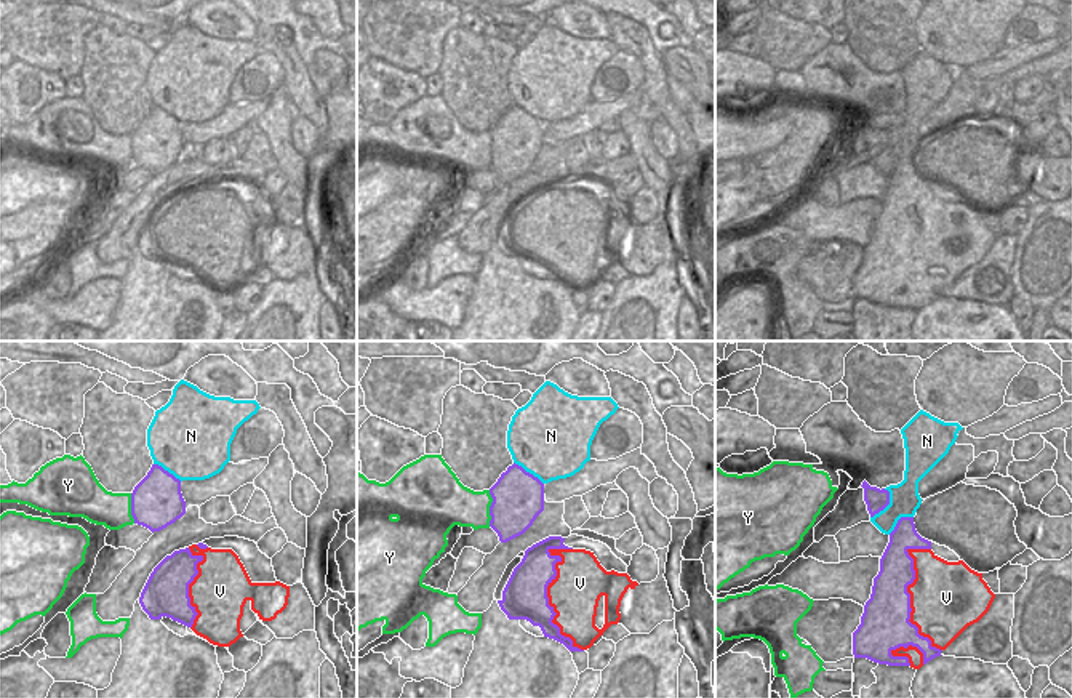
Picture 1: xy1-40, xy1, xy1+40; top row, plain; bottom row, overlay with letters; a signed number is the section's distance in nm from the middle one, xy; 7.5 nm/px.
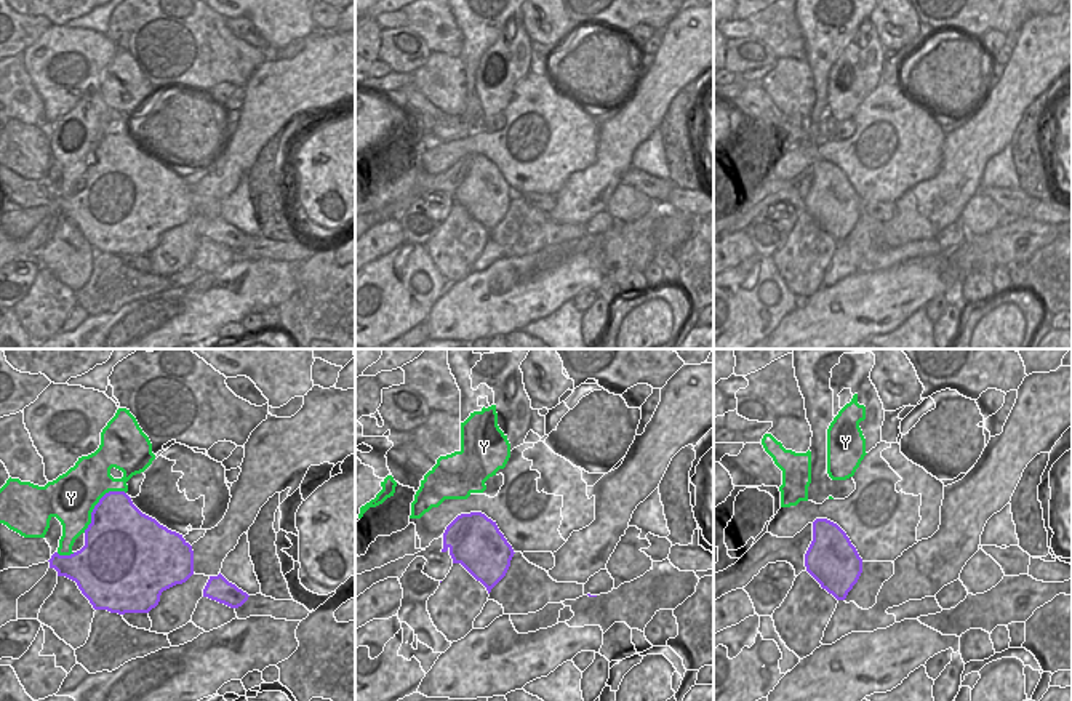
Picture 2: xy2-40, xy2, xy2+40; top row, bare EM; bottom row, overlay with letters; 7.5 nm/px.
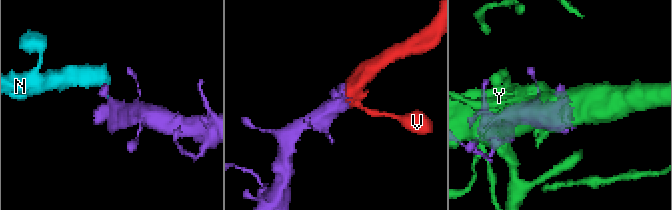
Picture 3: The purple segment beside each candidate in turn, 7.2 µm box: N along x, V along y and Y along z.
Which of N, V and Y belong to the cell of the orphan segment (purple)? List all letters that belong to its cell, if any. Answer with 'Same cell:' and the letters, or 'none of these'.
Same cell: none of these

